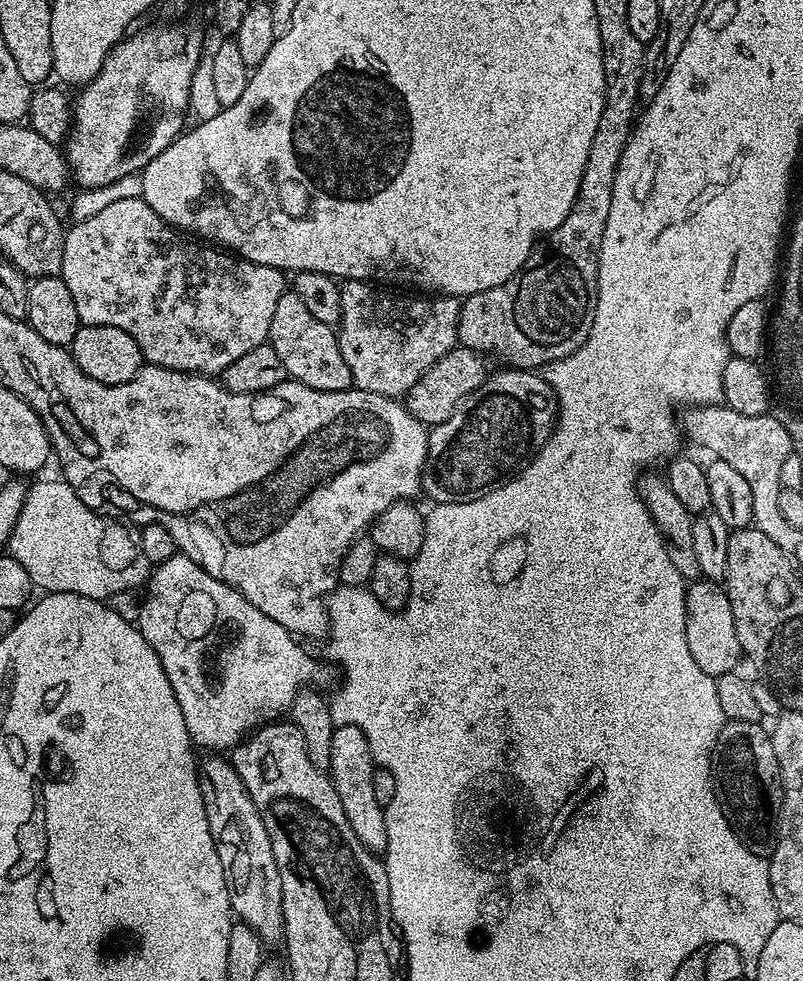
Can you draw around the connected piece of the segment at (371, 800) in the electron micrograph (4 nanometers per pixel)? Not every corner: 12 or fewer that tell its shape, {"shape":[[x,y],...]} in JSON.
{"shape":[[341,724],[328,772],[362,846],[388,848],[370,742]]}

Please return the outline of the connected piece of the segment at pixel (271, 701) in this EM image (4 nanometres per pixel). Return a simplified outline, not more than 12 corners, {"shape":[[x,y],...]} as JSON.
{"shape":[[189,556],[138,627],[197,749],[279,721],[316,660]]}

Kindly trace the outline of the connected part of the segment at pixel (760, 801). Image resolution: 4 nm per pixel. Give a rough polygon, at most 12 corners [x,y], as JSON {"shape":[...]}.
{"shape":[[724,723],[716,798],[751,852],[771,853],[784,791],[769,729]]}

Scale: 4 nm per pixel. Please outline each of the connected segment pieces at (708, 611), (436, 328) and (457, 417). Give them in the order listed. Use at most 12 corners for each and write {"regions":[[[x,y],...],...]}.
{"regions":[[[719,583],[687,585],[686,646],[706,674],[742,660]],[[343,281],[353,385],[407,397],[457,347],[457,297]],[[503,369],[431,425],[437,504],[490,494],[552,437],[556,392]]]}

